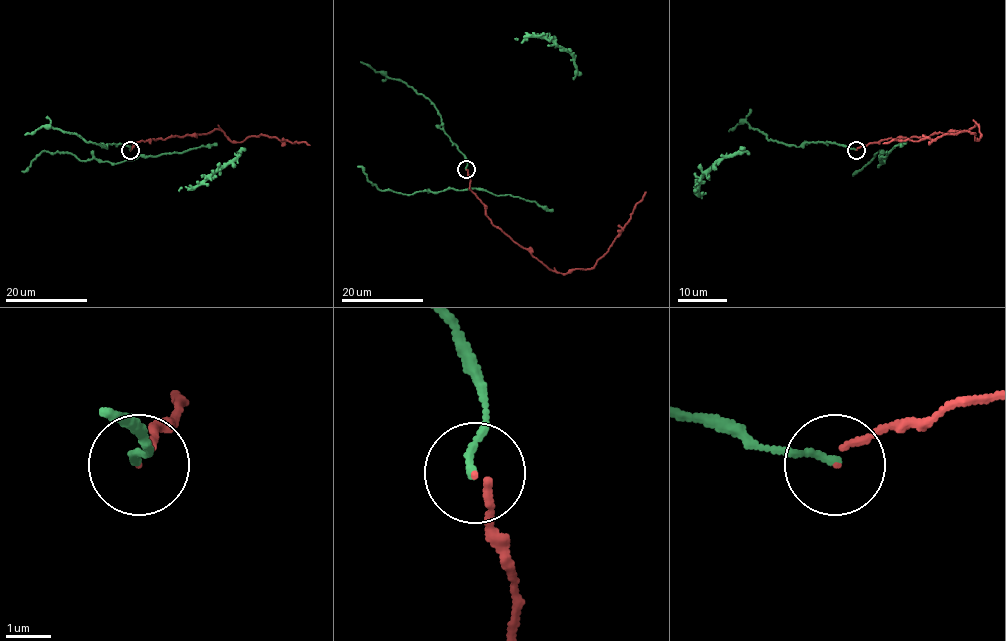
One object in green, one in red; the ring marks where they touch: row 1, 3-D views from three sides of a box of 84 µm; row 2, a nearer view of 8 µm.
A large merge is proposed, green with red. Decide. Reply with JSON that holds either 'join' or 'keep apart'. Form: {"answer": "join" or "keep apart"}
{"answer": "join"}

